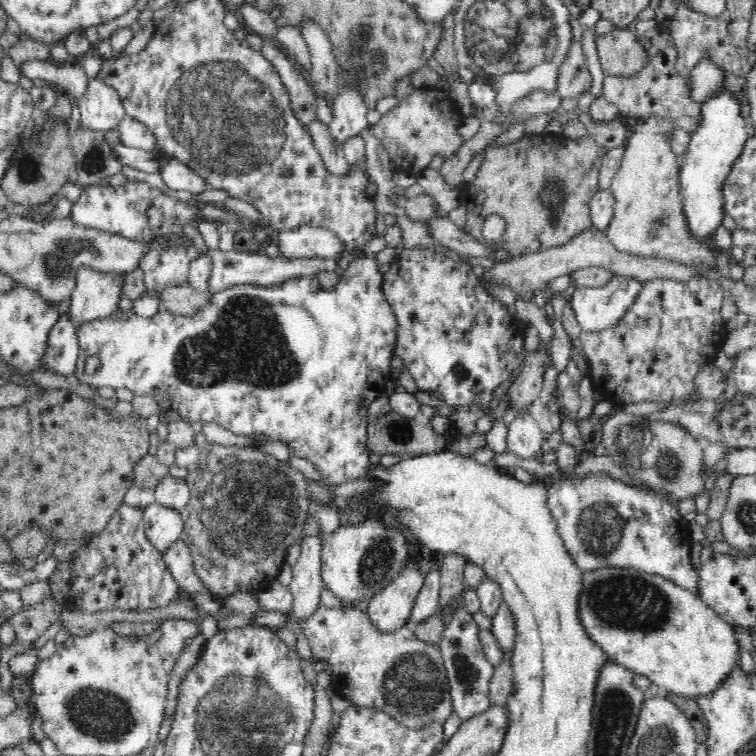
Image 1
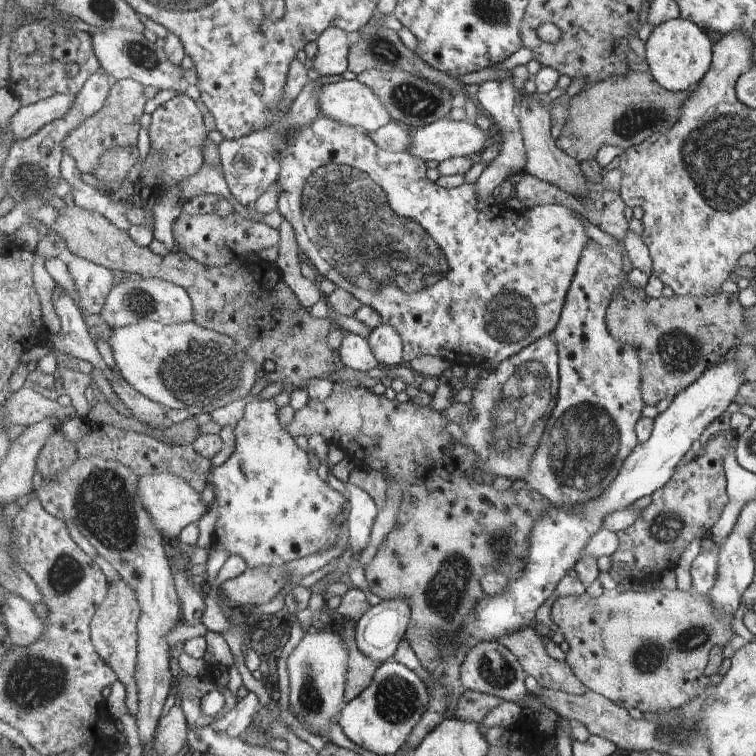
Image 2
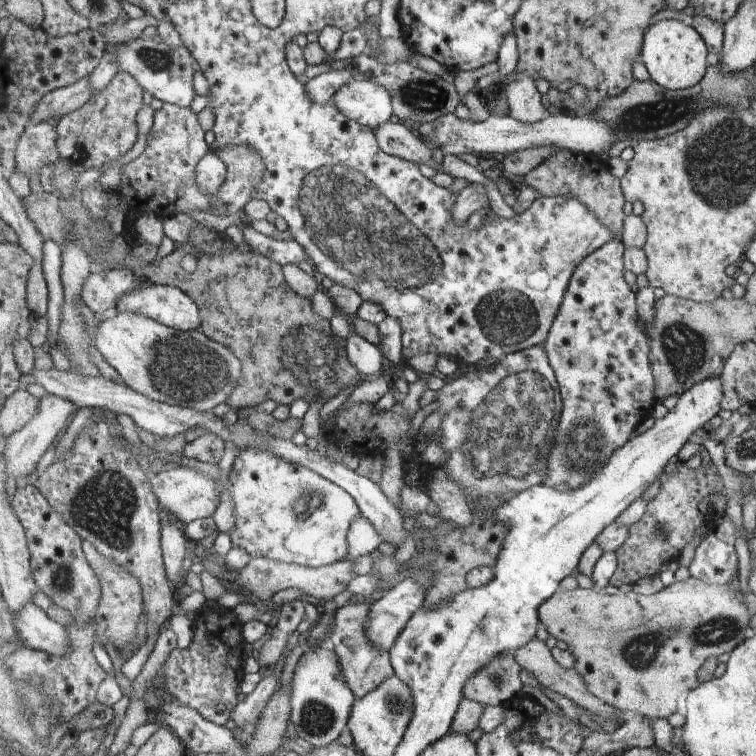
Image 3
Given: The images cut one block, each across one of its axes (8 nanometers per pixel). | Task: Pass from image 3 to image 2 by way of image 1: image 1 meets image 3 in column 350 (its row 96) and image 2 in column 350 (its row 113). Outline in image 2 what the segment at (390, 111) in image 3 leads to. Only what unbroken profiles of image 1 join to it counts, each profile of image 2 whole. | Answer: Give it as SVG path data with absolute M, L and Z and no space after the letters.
M346 76L336 81L332 79L331 82L323 84L323 88L319 90L319 108L327 118L341 124L361 127L368 133L375 133L392 121L383 100L369 86L365 86L353 76Z

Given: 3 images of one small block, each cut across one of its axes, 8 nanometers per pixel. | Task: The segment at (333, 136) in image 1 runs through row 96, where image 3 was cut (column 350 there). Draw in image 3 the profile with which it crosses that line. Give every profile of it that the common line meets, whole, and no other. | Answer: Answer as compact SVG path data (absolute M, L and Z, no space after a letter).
M354 332L347 340L349 360L353 361L353 366L362 375L377 374L383 366L383 360L385 360L381 349Z

